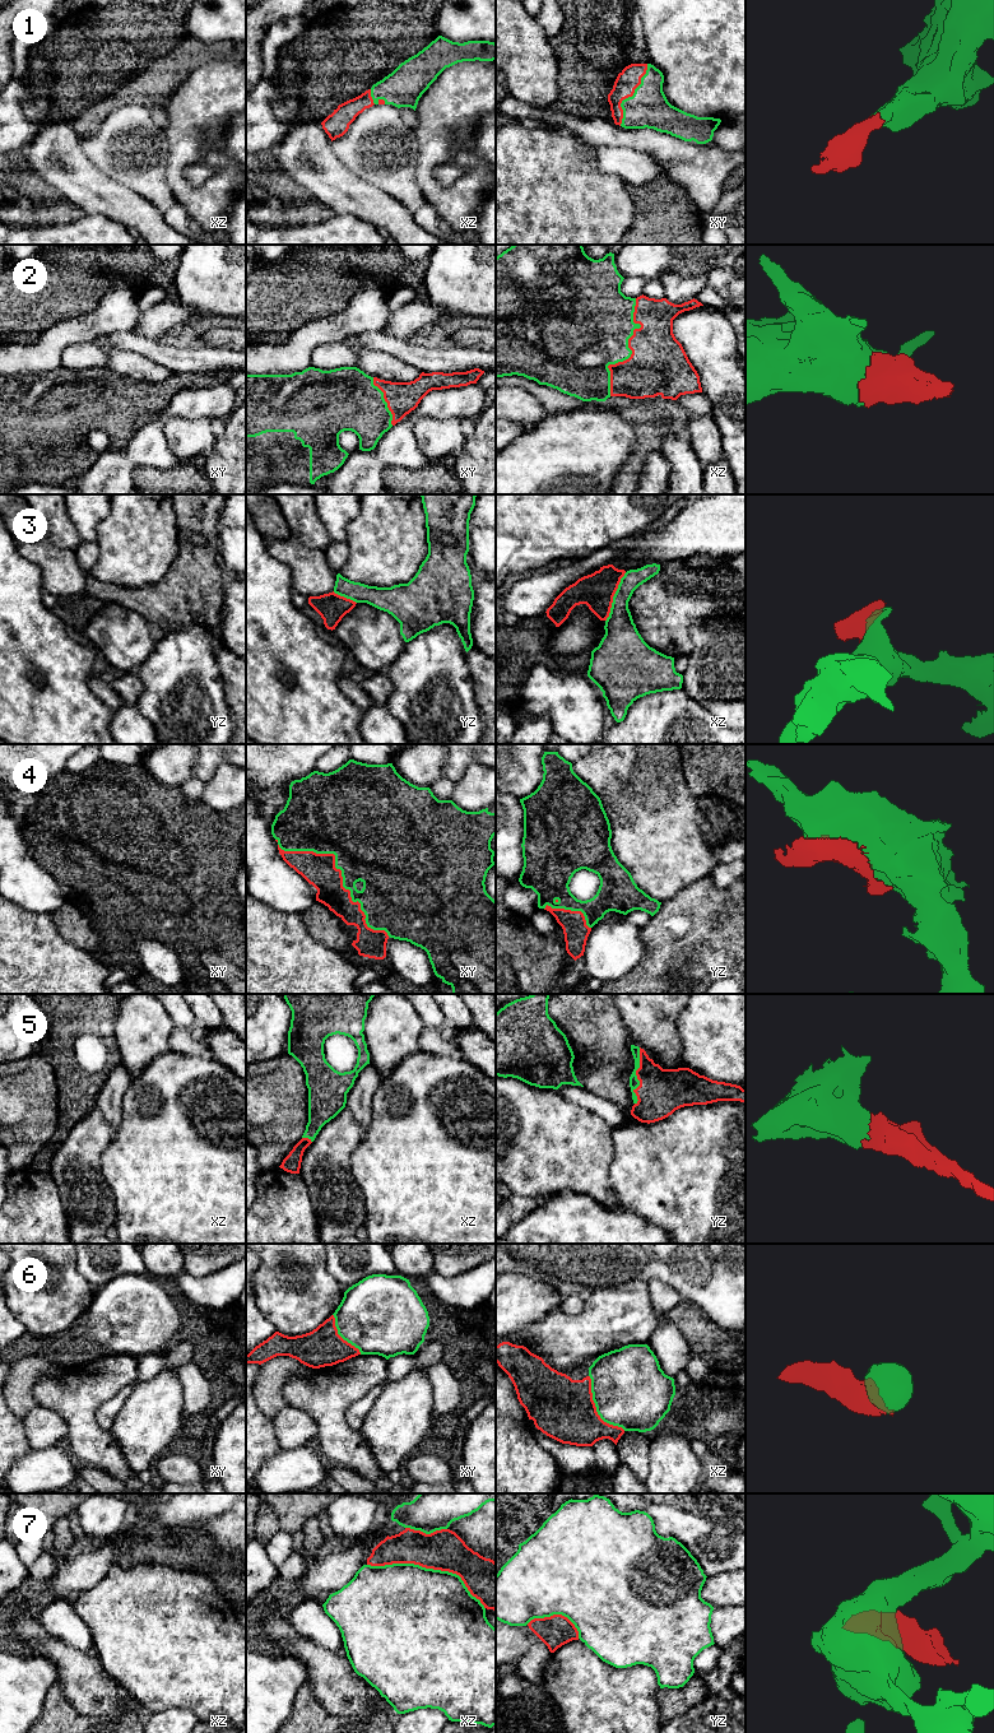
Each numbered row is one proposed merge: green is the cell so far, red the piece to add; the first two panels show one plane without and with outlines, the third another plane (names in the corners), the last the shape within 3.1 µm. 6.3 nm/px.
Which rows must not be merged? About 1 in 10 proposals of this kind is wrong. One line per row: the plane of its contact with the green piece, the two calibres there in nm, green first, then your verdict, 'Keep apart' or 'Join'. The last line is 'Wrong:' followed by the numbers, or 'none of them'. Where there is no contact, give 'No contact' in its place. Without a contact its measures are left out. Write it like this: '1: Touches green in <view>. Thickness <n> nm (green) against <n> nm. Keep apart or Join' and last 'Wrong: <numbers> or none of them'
1: Touches green in xy. Thickness 260 nm (green) against 140 nm. Join
2: Touches green in xz. Thickness 420 nm (green) against 360 nm. Join
3: Touches green in xz. Thickness 200 nm (green) against 220 nm. Keep apart
4: Touches green in xy. Thickness 460 nm (green) against 200 nm. Join
5: Touches green in yz. Thickness 60 nm (green) against 280 nm. Join
6: Touches green in xz. Thickness 480 nm (green) against 380 nm. Join
7: Touches green in xz. Thickness 500 nm (green) against 260 nm. Keep apart
Wrong: 3, 7

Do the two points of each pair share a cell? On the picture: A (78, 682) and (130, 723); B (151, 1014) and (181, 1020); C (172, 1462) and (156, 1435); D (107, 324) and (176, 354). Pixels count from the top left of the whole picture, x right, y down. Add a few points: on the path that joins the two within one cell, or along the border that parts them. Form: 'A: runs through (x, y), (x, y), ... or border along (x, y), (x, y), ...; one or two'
A: border along (115, 710), (108, 730); two
B: border along (163, 1007), (173, 1025); two
C: border along (162, 1453), (154, 1460); two
D: border along (131, 329), (108, 334); two

